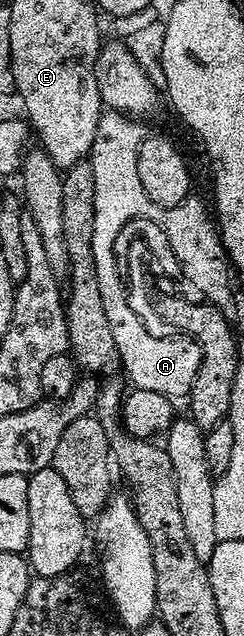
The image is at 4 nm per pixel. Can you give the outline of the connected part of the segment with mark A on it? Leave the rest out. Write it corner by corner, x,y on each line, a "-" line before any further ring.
107,111
100,116
97,136
93,139
89,160
93,167
93,259
97,263
97,283
101,283
105,315
113,331
113,341
117,343
122,372
127,372
126,380
131,380
130,384
137,389
161,391
161,395
172,399
186,398
195,388
197,371
203,362
202,347
198,341
183,335
158,337
150,333
139,318
140,310
125,299
125,290
120,288
120,276
112,262
113,238
124,219
143,206
146,194
137,173
138,148
145,138
139,125
138,120

